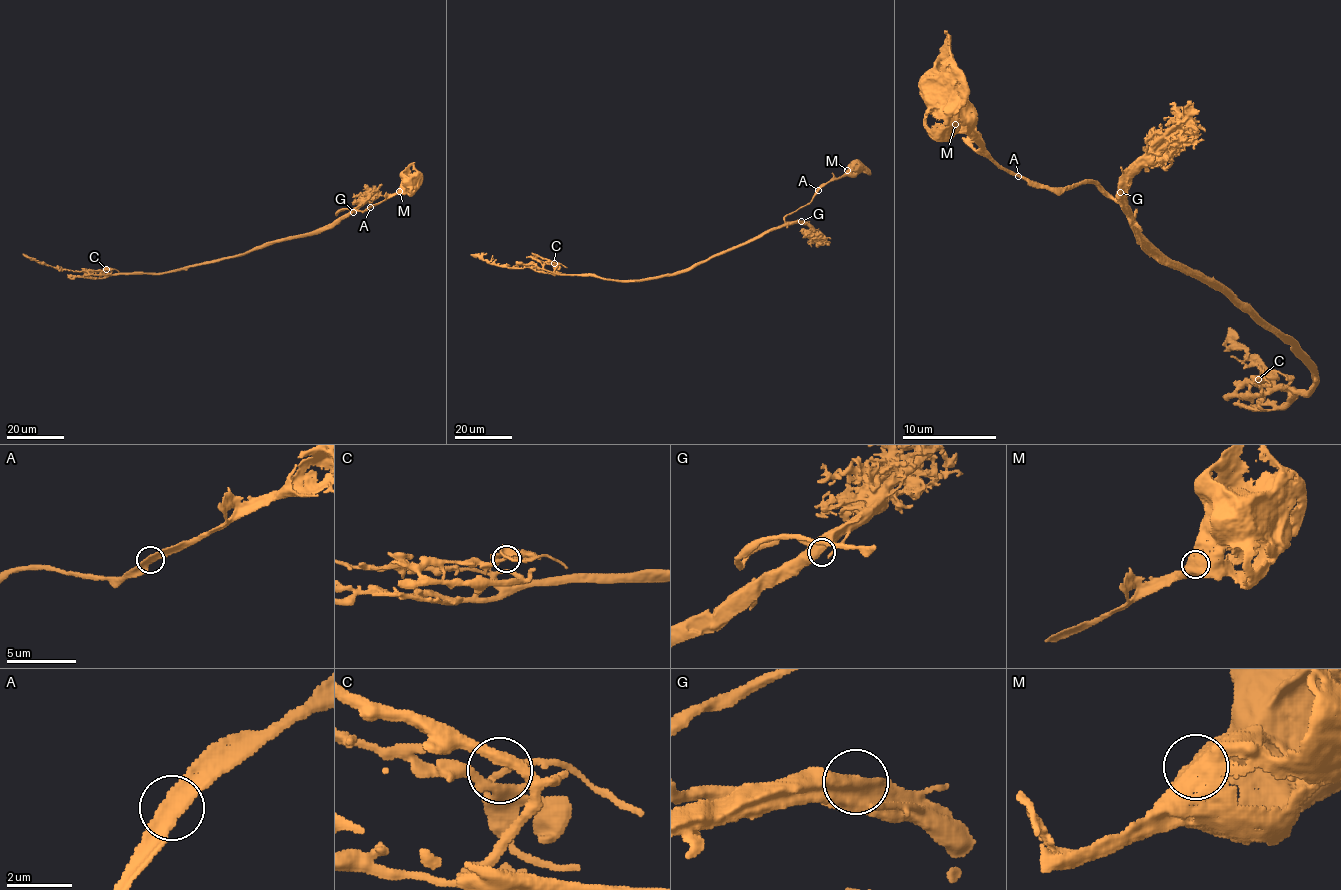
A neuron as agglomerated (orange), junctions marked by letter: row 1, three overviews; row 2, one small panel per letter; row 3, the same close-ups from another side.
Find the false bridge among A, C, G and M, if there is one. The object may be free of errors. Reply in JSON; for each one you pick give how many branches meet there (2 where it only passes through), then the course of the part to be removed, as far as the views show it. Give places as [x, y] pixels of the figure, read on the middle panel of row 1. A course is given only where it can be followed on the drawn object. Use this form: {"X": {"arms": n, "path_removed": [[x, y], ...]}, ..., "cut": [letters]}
{"cut": []}

